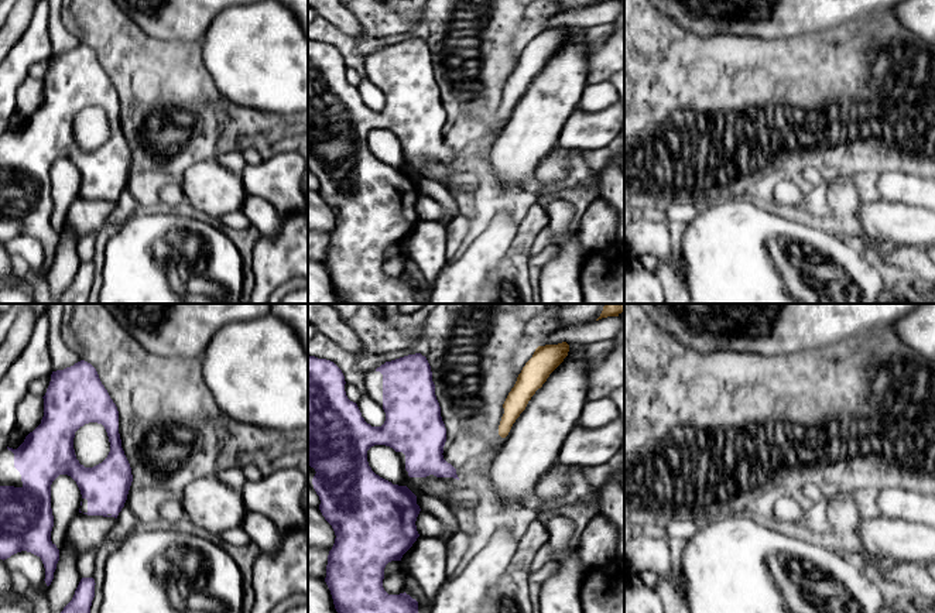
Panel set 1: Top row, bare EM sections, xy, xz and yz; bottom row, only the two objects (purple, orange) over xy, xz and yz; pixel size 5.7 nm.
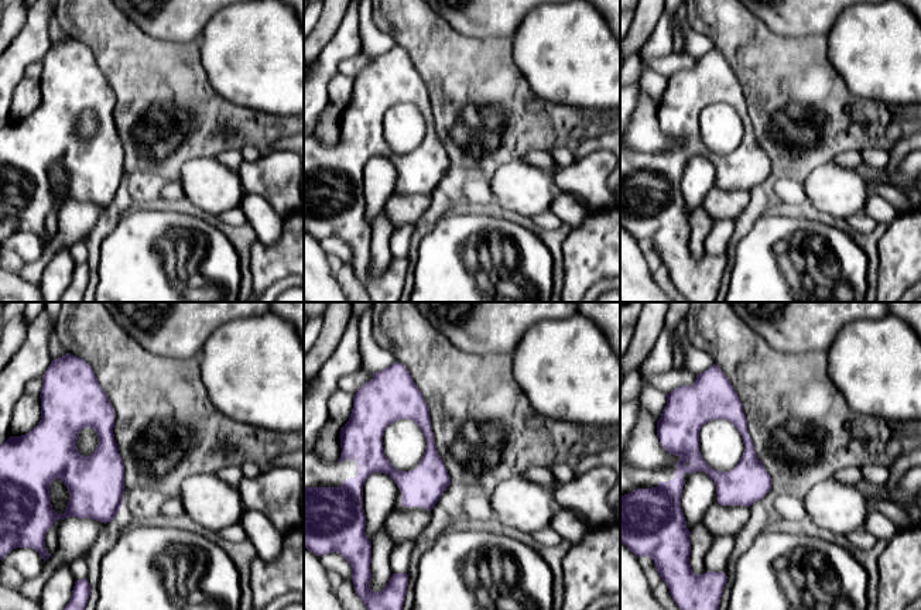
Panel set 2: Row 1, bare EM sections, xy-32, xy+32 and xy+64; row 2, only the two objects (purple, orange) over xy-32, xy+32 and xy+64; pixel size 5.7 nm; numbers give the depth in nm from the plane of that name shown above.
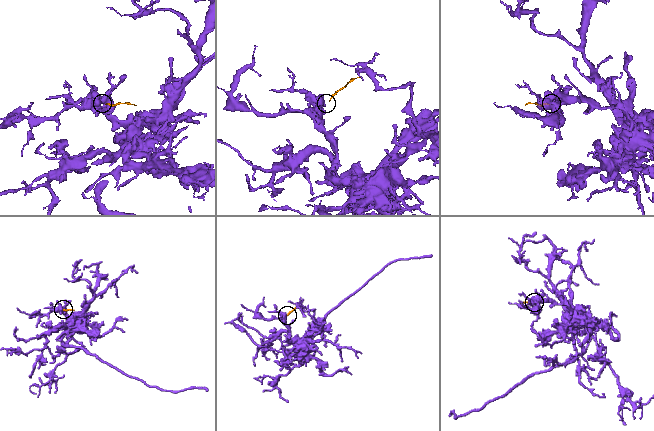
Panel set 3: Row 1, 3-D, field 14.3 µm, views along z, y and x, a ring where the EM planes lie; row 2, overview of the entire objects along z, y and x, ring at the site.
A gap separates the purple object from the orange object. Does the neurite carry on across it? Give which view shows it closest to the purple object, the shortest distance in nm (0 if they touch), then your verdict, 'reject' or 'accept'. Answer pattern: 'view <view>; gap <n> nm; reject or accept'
view xz; gap 300 nm; reject

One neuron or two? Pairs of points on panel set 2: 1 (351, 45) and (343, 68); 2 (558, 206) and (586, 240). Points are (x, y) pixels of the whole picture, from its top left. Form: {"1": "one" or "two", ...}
{"1": "two", "2": "two"}

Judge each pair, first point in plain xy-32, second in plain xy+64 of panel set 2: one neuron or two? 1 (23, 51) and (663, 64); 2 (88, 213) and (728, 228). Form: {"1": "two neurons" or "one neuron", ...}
{"1": "two neurons", "2": "two neurons"}

